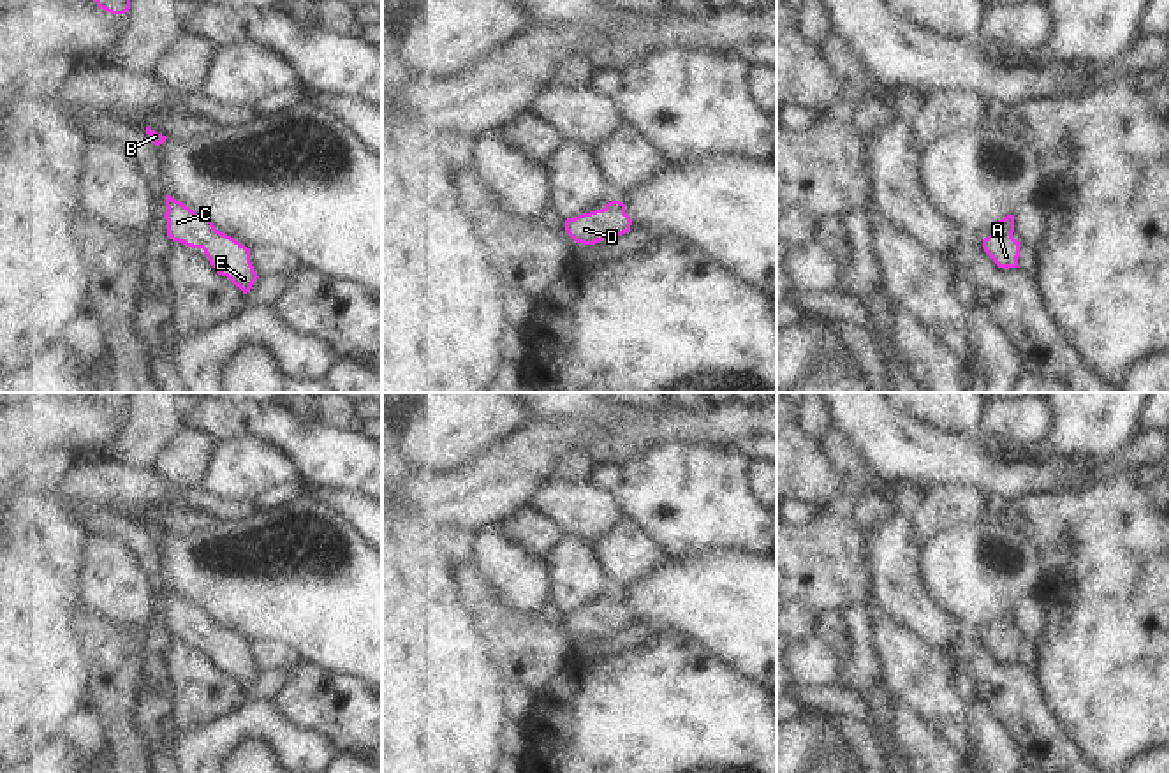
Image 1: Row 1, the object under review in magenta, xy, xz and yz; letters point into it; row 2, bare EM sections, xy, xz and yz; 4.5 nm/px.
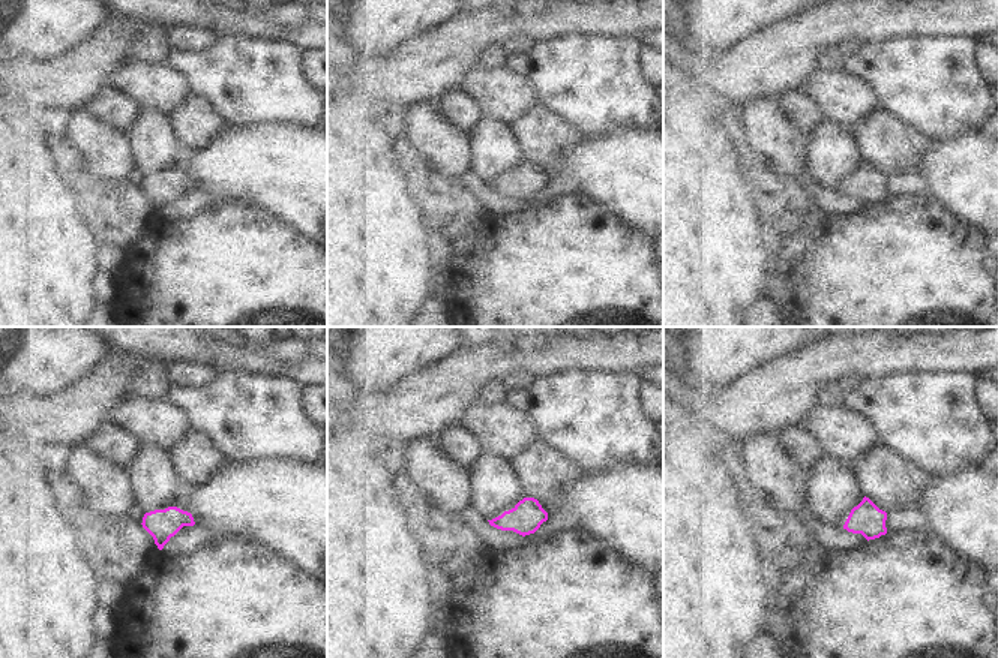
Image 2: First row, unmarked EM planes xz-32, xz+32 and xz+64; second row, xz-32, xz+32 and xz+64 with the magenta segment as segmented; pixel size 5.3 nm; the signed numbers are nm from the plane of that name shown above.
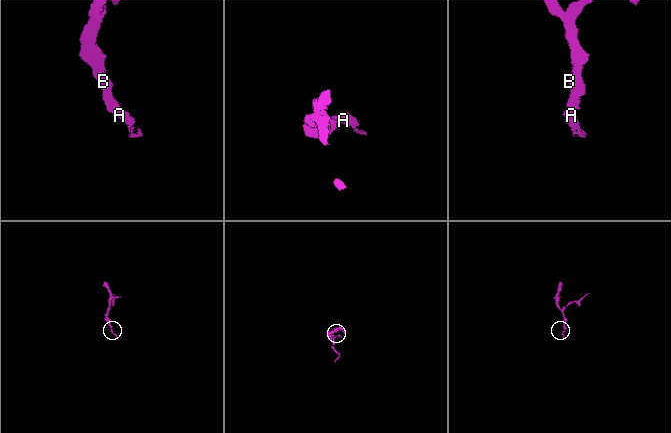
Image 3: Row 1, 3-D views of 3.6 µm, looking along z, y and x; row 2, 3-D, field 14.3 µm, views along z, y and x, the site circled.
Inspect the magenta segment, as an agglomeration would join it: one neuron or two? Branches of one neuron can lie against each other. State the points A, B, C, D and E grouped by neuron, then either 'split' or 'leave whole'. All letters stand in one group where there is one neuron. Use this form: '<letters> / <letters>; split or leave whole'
A B C D E; leave whole

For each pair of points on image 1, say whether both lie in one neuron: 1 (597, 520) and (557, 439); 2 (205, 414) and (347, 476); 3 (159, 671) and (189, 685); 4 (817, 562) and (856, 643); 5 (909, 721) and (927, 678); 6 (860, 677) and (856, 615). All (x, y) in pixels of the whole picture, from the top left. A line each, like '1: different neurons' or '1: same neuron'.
1: different neurons
2: same neuron
3: different neurons
4: different neurons
5: different neurons
6: same neuron

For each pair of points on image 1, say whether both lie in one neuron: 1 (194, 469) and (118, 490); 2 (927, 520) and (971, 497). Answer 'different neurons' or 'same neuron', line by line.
1: different neurons
2: same neuron

